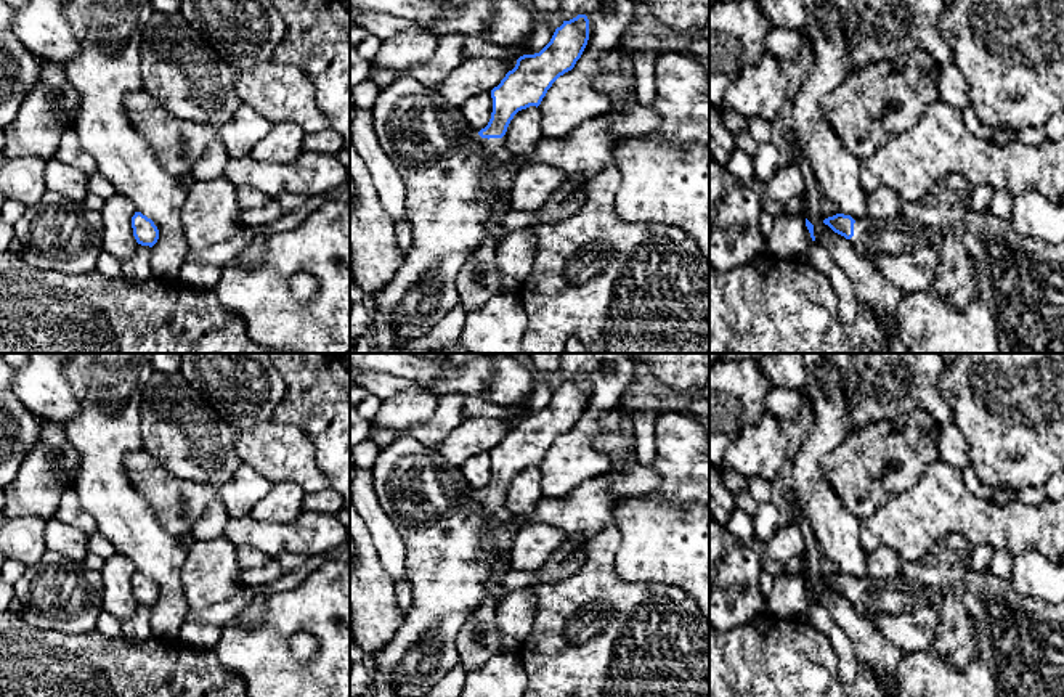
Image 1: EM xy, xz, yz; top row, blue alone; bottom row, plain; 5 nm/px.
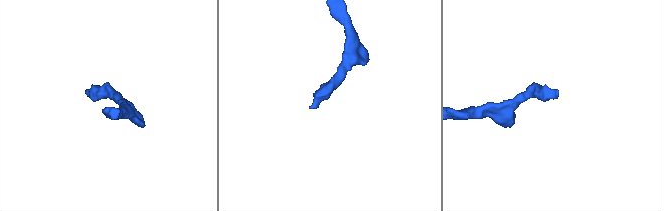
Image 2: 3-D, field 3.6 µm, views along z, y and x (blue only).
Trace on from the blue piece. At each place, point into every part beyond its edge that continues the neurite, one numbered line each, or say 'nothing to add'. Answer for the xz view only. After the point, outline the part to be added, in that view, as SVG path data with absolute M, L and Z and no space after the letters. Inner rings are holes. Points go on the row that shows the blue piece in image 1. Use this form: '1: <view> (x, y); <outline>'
1: xz (453, 177); M409 74L400 75L392 85L388 85L379 93L372 116L374 116L376 135L380 141L380 146L385 151L385 154L388 154L392 161L398 165L400 175L406 185L408 222L412 228L411 249L404 254L404 260L398 268L392 283L374 299L374 302L376 302L376 310L379 310L387 316L393 329L401 337L416 339L433 329L459 304L456 276L462 268L462 265L465 263L470 252L483 243L485 223L491 217L494 204L501 199L506 199L506 196L512 190L515 172L510 169L510 162L515 156L506 148L504 137L489 138L489 140L481 138L478 132L464 120L459 108L449 106L437 90L425 87Z

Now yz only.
1: yz (904, 251); M863 217L854 223L855 251L902 292L926 291L939 262L939 228L905 220Z

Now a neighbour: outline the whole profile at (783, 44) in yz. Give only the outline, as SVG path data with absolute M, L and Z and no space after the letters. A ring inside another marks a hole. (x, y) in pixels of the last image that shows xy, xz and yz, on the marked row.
M772 29L766 37L766 47L777 59L794 59L809 48L809 35L802 29Z

